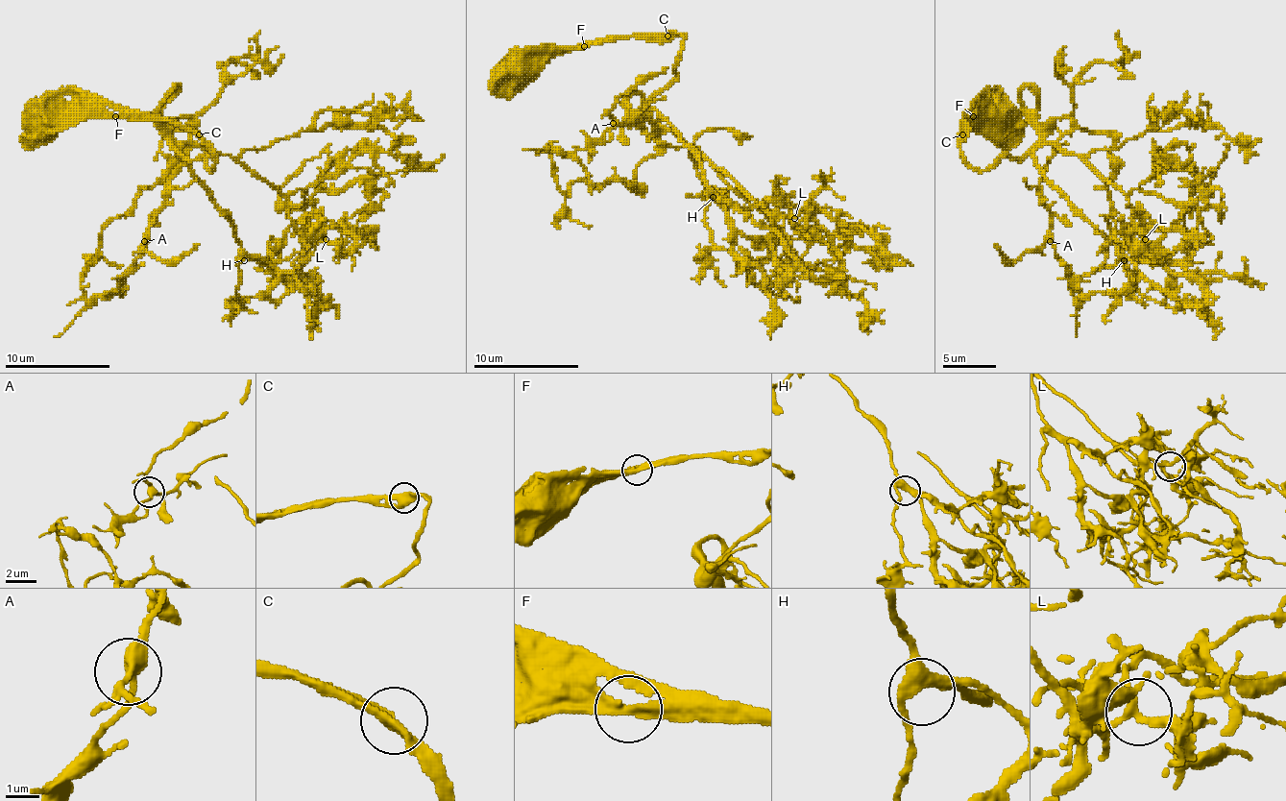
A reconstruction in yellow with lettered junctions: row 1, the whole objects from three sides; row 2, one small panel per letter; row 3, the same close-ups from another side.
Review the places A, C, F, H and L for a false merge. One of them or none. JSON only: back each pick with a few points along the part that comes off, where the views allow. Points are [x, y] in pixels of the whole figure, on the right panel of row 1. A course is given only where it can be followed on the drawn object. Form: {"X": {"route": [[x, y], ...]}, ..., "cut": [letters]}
{"cut": []}

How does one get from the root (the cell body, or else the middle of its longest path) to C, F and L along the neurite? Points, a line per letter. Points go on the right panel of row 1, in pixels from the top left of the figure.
C: (994, 120), (992, 123), (986, 118), (968, 118), (960, 123), (960, 133)
F: (994, 120), (992, 123), (982, 115), (974, 115)
L: (994, 120), (963, 120), (960, 152), (974, 168), (1053, 144), (1128, 200), (1145, 239)

